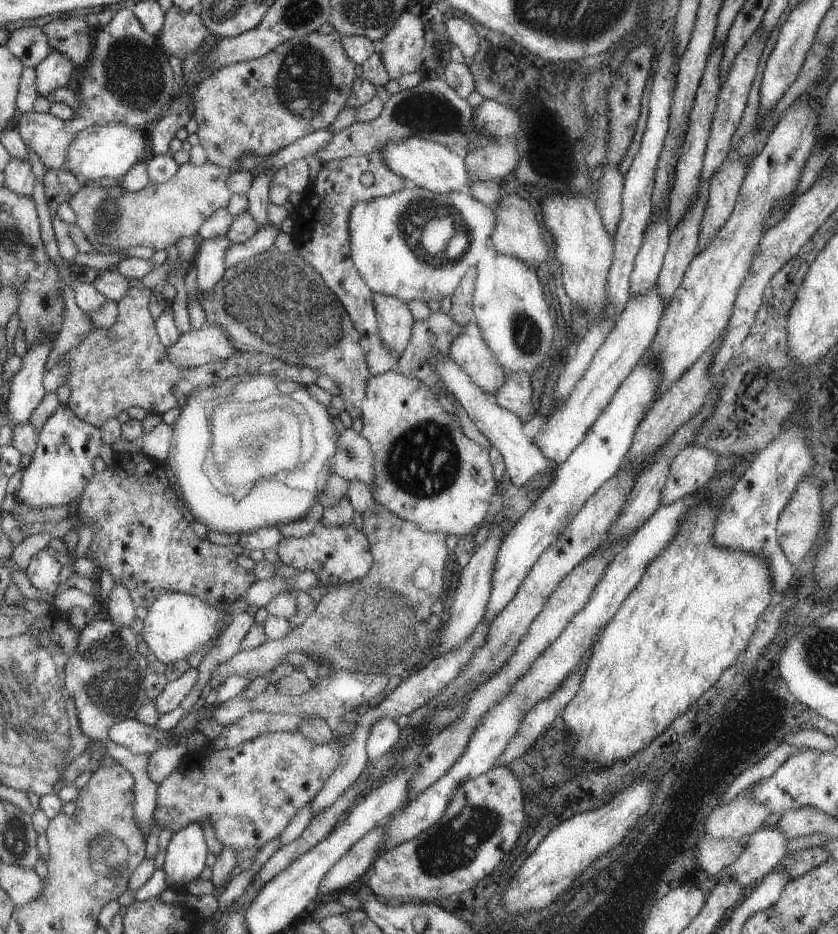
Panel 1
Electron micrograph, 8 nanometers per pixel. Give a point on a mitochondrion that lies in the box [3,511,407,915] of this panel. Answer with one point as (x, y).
(111, 671)

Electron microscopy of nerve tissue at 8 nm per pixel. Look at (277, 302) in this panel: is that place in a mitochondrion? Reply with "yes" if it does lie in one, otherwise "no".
yes

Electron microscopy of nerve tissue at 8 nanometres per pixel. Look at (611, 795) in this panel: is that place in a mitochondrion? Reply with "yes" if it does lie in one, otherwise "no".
no

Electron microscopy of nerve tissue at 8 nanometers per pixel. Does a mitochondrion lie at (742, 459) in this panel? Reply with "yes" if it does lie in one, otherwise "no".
no

